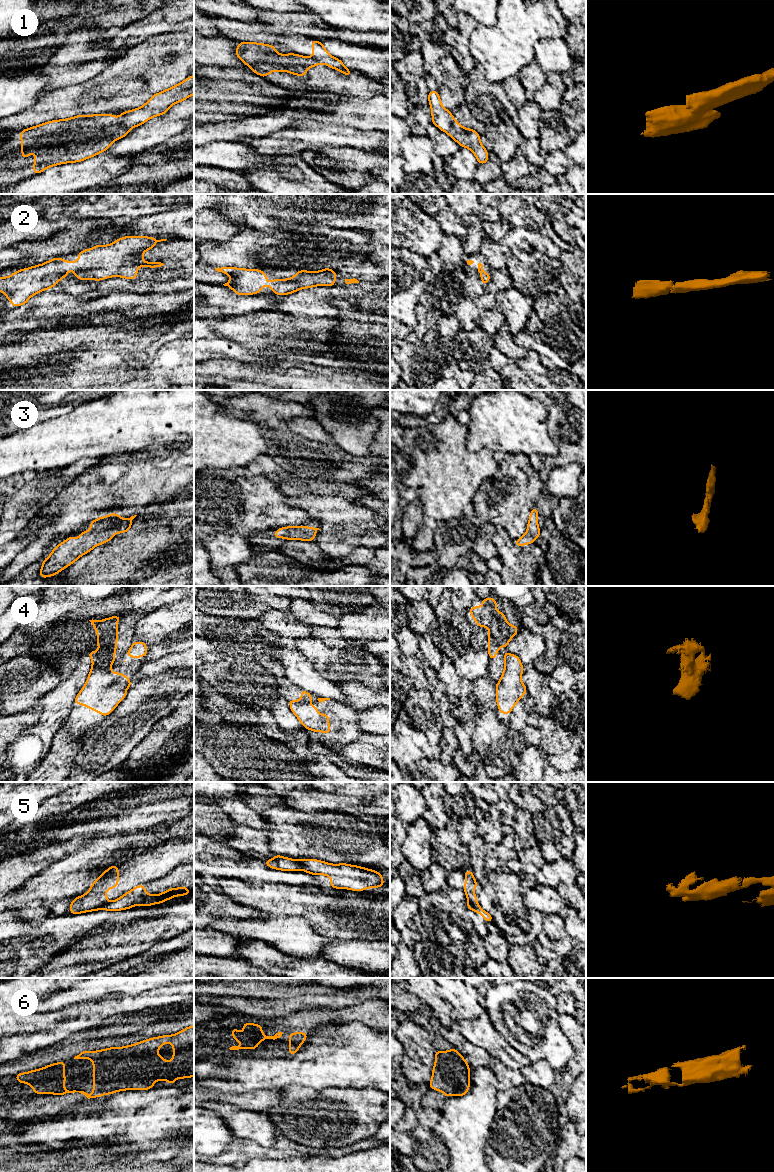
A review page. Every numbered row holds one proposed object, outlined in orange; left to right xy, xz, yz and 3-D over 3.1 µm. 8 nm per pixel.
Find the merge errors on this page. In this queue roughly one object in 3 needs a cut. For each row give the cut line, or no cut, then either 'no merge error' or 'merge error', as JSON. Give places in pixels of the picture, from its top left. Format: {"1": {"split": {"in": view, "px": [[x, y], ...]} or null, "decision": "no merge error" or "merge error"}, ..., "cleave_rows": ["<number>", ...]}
{"1": {"split": {"in": "xy", "px": [[117, 117], [129, 129]]}, "decision": "merge error"}, "2": {"split": null, "decision": "no merge error"}, "3": {"split": null, "decision": "no merge error"}, "4": {"split": {"in": "xy", "px": [[115, 659], [101, 657], [92, 666]]}, "decision": "merge error"}, "5": {"split": {"in": "xz", "px": [[296, 860], [300, 864], [301, 869]]}, "decision": "merge error"}, "6": {"split": null, "decision": "no merge error"}, "cleave_rows": ["1", "4", "5"]}

